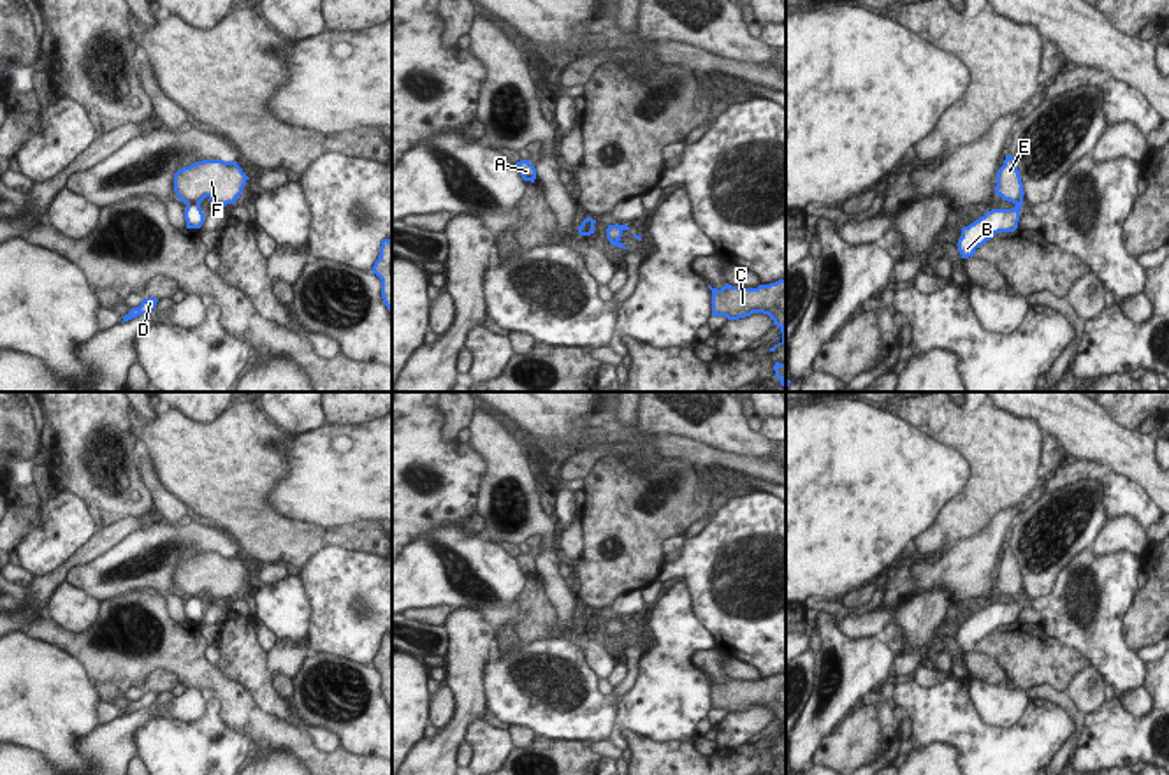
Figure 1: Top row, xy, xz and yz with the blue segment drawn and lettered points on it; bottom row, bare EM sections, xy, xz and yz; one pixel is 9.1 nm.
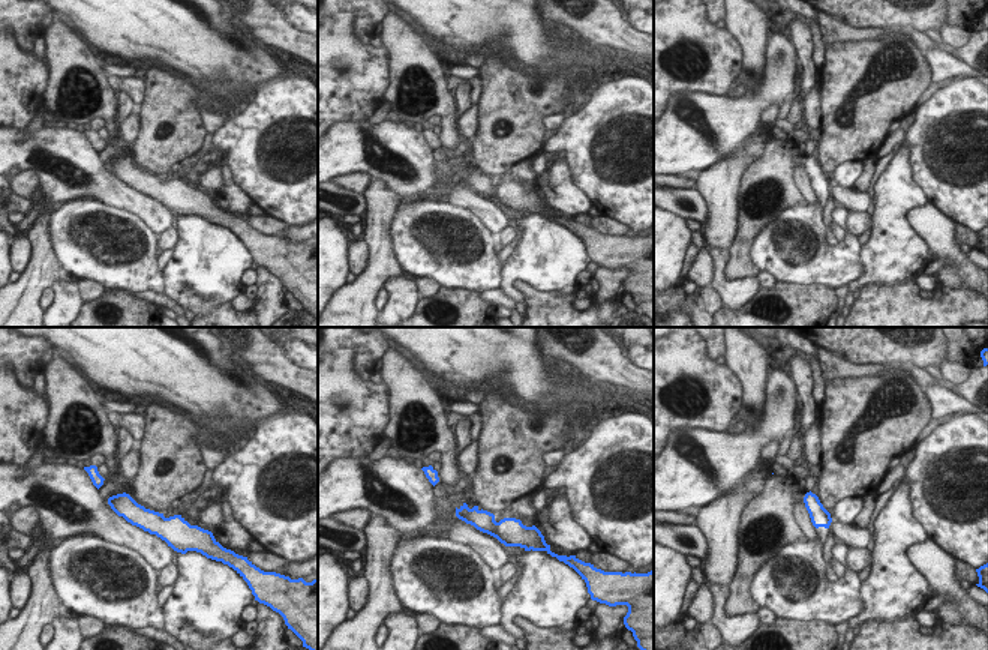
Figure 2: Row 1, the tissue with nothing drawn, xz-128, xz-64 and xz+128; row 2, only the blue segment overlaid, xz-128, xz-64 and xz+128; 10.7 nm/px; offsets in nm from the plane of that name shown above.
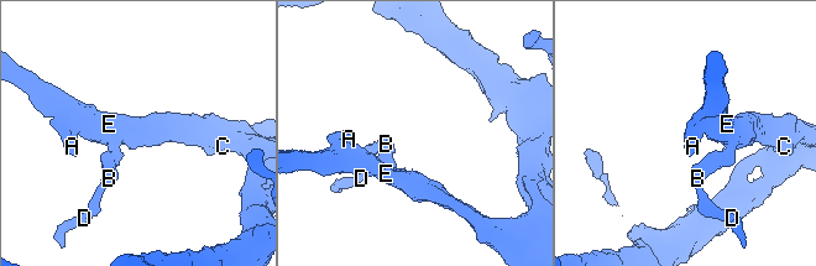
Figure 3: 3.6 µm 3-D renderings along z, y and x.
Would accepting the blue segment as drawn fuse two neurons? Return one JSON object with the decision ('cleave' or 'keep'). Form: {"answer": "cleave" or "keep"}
{"answer": "cleave"}

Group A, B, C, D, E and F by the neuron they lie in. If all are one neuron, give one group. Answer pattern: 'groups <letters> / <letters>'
groups A C E F / B D

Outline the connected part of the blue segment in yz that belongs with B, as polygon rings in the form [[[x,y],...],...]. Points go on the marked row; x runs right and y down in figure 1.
[[[1021,204],[1013,209],[991,209],[986,211],[979,220],[962,228],[958,239],[958,251],[962,258],[974,257],[976,250],[990,241],[998,232],[1014,232],[1020,221]]]

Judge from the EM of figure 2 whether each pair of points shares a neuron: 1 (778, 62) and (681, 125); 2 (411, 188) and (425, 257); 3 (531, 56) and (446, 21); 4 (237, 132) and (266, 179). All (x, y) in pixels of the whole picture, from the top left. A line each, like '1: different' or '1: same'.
1: same
2: different
3: same
4: same

